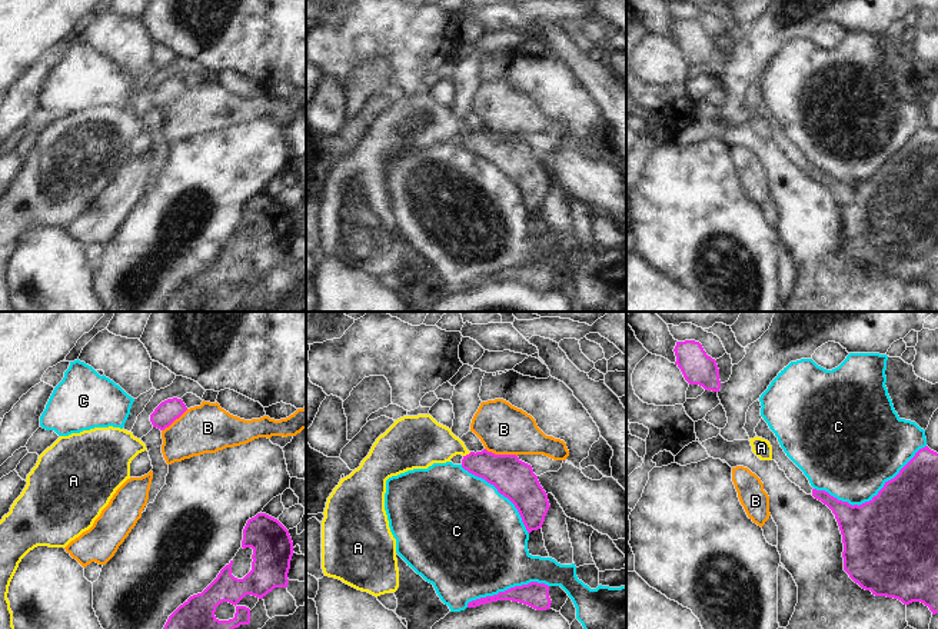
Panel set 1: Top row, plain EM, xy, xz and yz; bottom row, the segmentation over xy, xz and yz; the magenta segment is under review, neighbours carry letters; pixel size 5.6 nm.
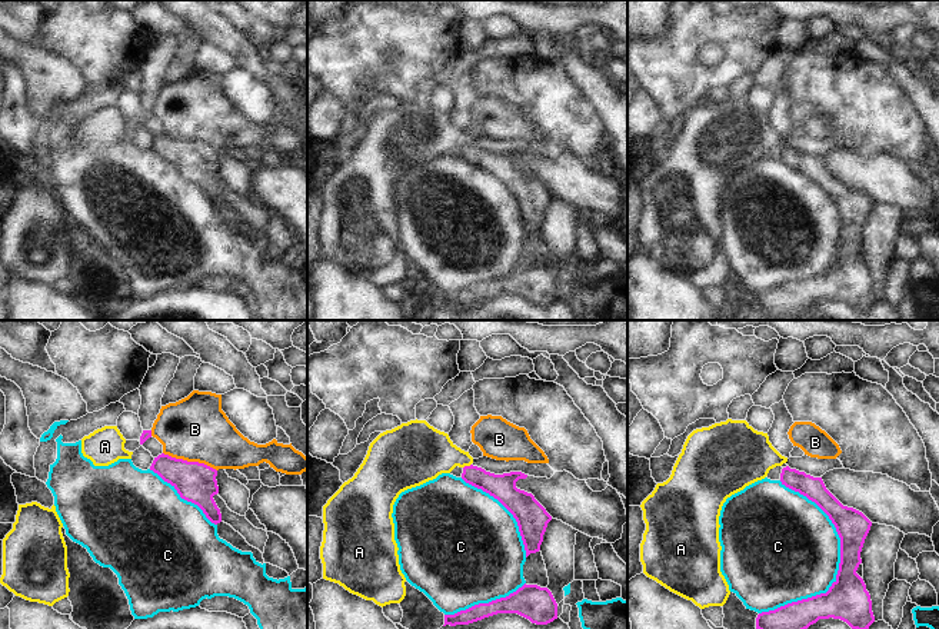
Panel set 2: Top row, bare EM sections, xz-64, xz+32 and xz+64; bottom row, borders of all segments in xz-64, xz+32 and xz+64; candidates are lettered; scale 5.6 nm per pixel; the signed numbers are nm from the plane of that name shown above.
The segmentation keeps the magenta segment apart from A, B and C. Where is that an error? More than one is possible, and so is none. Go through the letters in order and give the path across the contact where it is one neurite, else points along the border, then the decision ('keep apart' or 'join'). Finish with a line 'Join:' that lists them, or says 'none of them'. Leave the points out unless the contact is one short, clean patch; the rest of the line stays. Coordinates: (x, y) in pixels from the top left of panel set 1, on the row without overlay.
A: along xz (471, 132), (463, 136) | keep apart
B: along xz (485, 127), (495, 133), (514, 133), (516, 136) | keep apart
C: keep apart
Join: none of them

